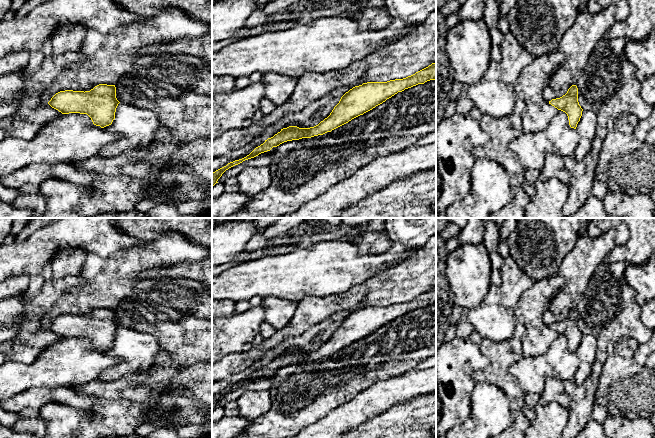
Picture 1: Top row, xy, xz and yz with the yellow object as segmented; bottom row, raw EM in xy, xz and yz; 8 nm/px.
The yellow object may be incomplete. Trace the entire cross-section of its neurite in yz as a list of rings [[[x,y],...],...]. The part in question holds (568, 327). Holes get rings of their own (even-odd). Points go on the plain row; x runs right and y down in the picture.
[[[614,228],[597,238],[587,234],[579,236],[560,265],[558,274],[563,277],[564,283],[550,301],[543,314],[543,321],[549,328],[567,338],[571,352],[576,353],[583,335],[578,326],[576,307],[583,299],[595,269],[617,246],[615,237]]]

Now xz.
[[[436,286],[403,303],[395,303],[387,306],[367,306],[362,309],[355,310],[346,316],[341,322],[335,321],[331,318],[324,320],[308,329],[305,333],[295,337],[290,337],[276,348],[267,351],[263,357],[255,361],[246,370],[212,383],[212,411],[218,407],[218,403],[226,394],[242,387],[245,384],[256,380],[272,379],[280,368],[287,365],[311,362],[331,356],[332,354],[348,347],[352,343],[372,334],[398,316],[402,316],[405,313],[418,308],[424,308],[427,305],[435,303]]]

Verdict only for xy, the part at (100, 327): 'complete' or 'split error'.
split error

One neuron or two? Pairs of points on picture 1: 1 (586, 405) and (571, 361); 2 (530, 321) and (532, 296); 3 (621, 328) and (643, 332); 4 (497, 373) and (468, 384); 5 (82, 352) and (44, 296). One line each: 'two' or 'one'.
1: two
2: one
3: one
4: two
5: two

